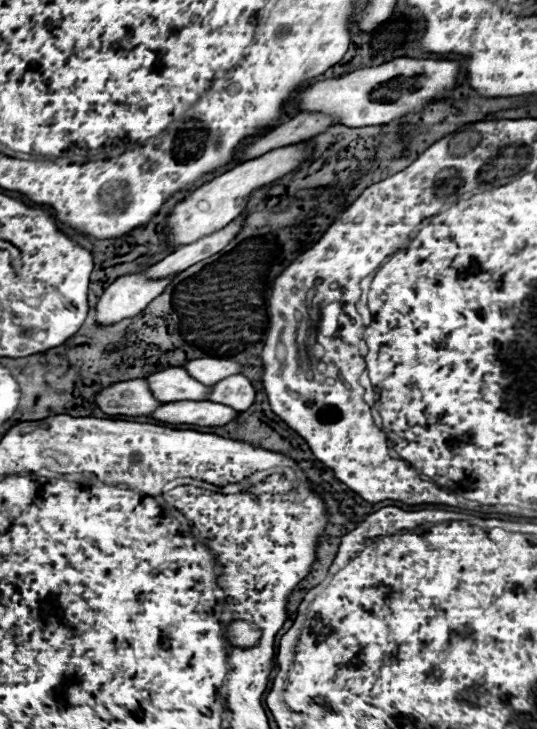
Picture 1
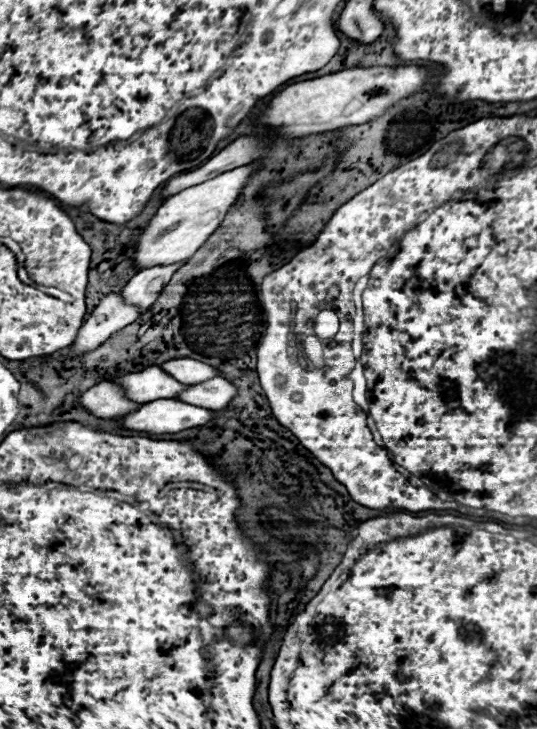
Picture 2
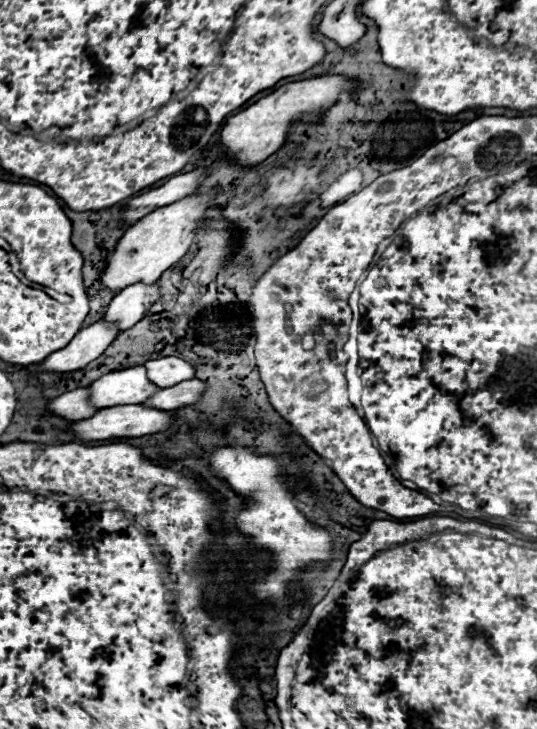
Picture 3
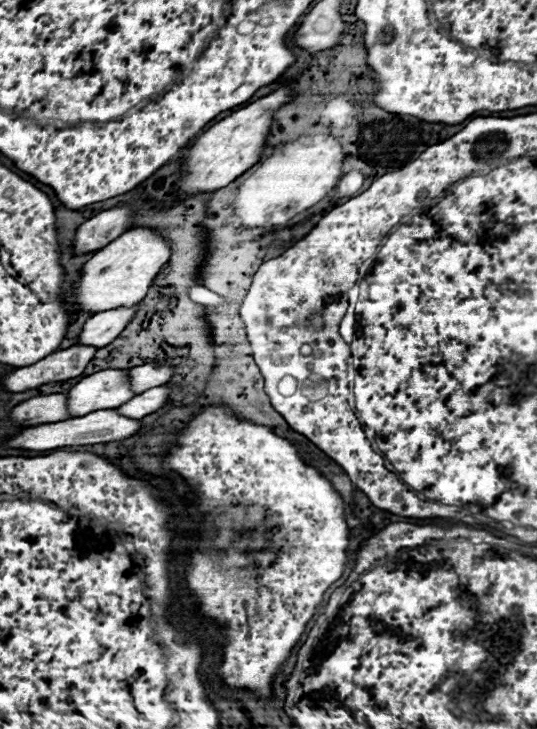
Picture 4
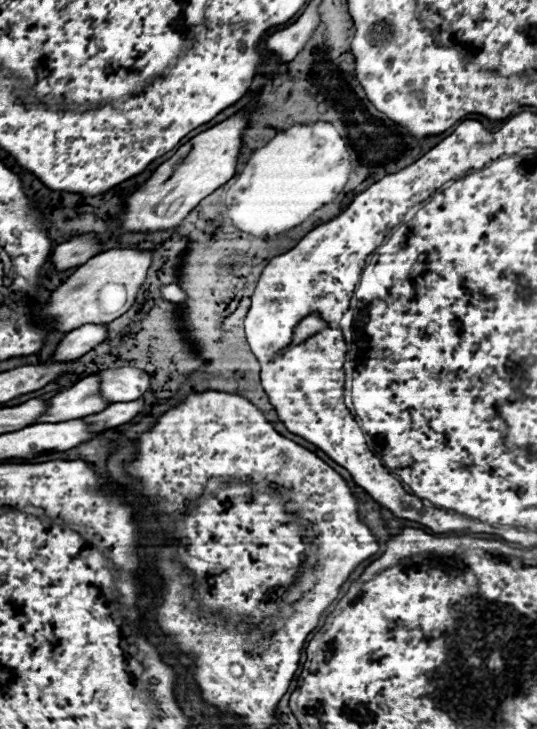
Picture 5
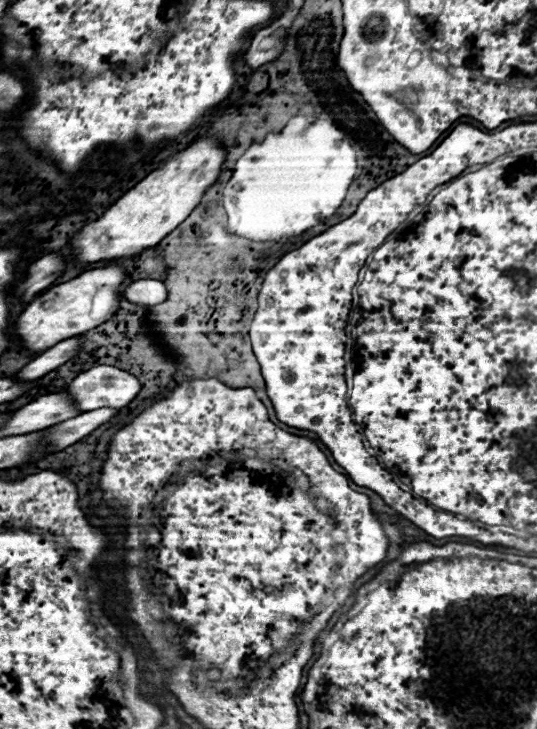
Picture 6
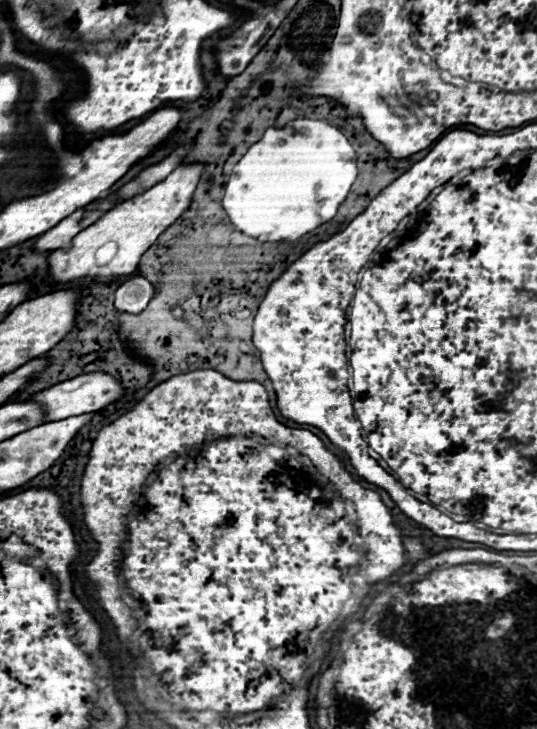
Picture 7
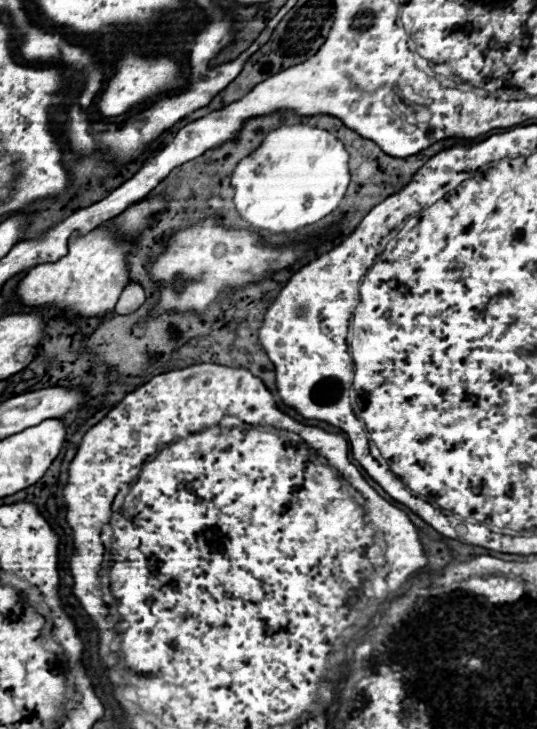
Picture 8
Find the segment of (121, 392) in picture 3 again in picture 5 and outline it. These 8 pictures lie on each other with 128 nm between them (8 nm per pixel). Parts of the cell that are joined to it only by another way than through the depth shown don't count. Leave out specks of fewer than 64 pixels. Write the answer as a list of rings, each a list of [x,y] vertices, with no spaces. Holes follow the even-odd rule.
[[[88,376],[78,380],[72,388],[56,394],[50,408],[36,422],[66,422],[68,418],[84,418],[108,408],[110,402],[100,394],[100,378]]]

